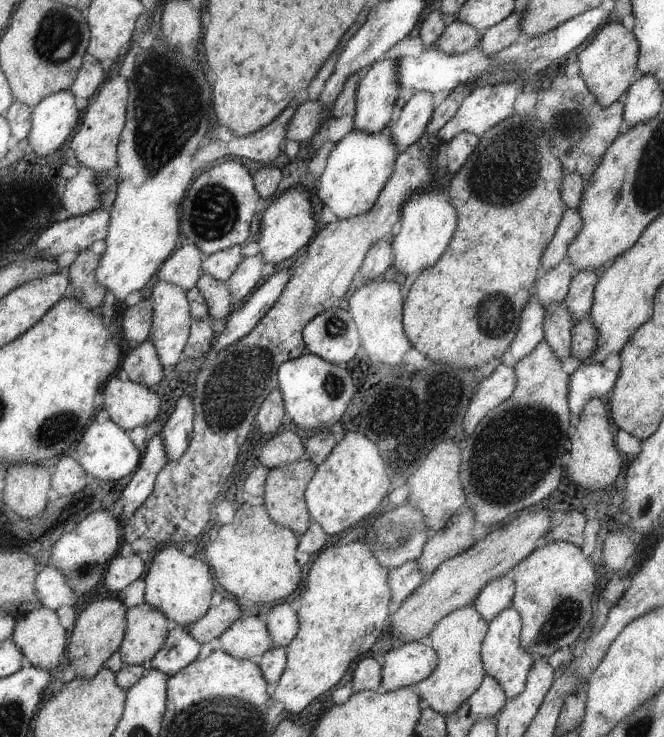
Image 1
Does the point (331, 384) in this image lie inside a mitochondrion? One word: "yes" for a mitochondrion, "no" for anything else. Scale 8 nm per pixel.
yes

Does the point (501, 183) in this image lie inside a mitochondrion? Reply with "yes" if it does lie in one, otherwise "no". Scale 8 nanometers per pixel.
yes

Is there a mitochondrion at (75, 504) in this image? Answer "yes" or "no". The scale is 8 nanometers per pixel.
no

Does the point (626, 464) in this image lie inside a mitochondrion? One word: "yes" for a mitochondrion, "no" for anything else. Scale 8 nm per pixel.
no

